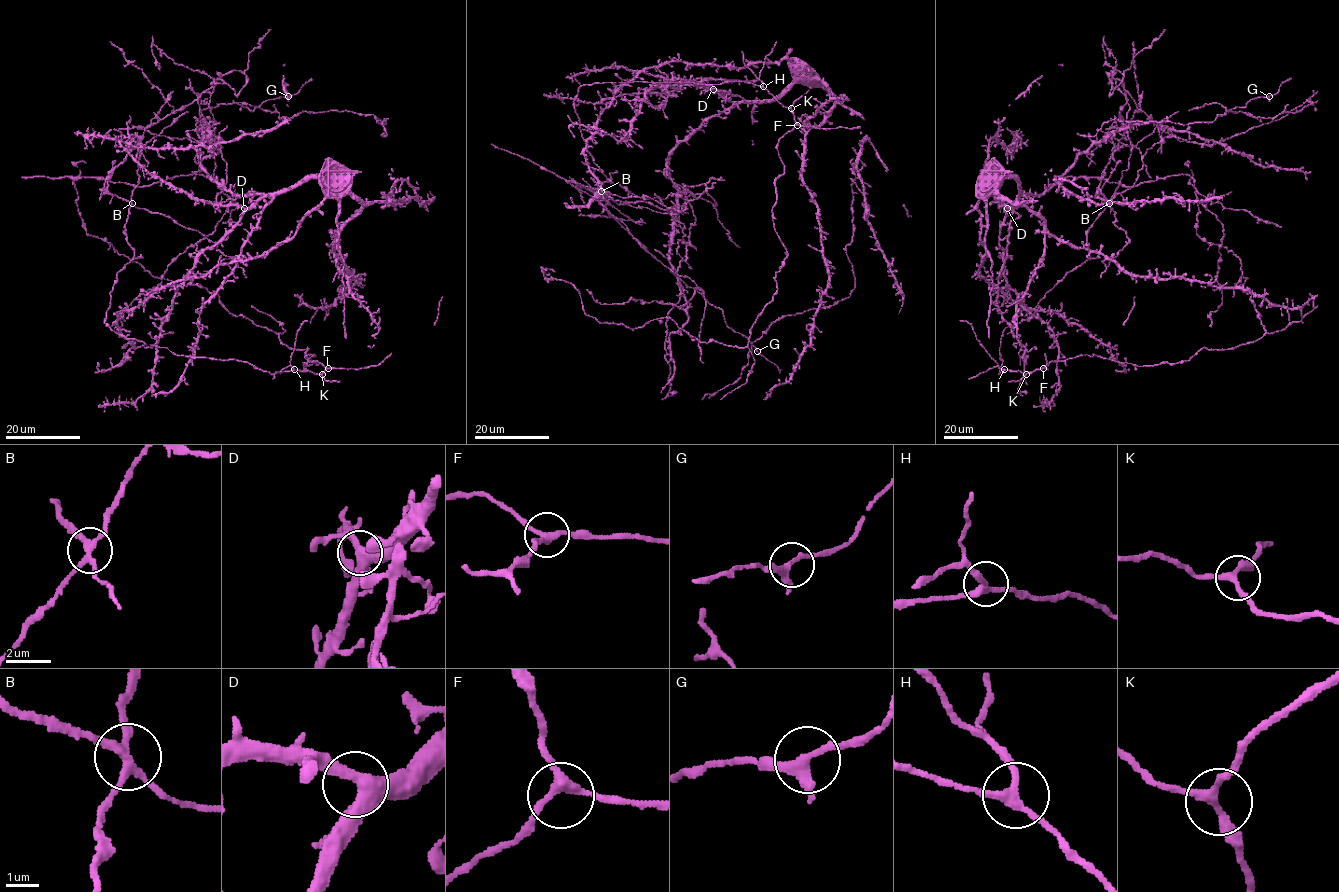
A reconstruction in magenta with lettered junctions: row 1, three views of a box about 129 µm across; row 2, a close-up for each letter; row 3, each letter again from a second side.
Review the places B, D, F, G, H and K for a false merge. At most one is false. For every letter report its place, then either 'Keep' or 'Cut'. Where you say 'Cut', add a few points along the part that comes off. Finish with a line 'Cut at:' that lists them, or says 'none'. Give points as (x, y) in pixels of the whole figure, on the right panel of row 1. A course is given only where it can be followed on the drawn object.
B: Place: (1109, 203). Cut. Course of the part to remove: (1109, 203), (1100, 178), (1118, 149), (1106, 136), (1122, 125), (1126, 91), (1161, 129), (1207, 144), (1317, 91)
D: Place: (1007, 208). Keep
F: Place: (1043, 368). Keep
G: Place: (1269, 96). Keep
H: Place: (1004, 369). Keep
K: Place: (1026, 374). Keep
Cut at: B

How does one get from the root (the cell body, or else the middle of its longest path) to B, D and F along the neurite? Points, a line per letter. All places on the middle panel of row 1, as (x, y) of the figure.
B: (591, 158), (603, 171), (595, 169), (593, 173), (601, 191)
D: (591, 158), (600, 190), (574, 181), (598, 200), (597, 188), (670, 214), (668, 154), (735, 104), (713, 89)
F: (591, 158), (579, 128), (574, 102), (577, 90), (586, 84), (751, 82), (763, 86), (789, 107), (797, 125)

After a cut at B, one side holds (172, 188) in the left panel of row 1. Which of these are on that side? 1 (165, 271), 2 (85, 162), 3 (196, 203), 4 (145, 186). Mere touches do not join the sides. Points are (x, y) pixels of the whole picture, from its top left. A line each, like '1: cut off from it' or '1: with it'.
1: cut off from it
2: with it
3: with it
4: cut off from it

